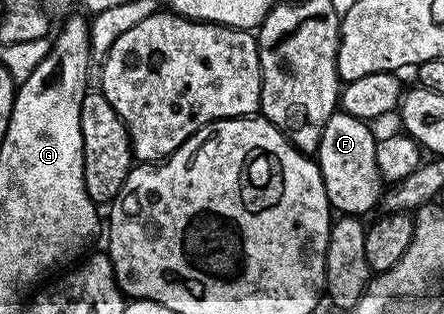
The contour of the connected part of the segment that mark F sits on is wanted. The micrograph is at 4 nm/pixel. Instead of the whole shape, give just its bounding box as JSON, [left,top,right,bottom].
[318,110,382,217]

